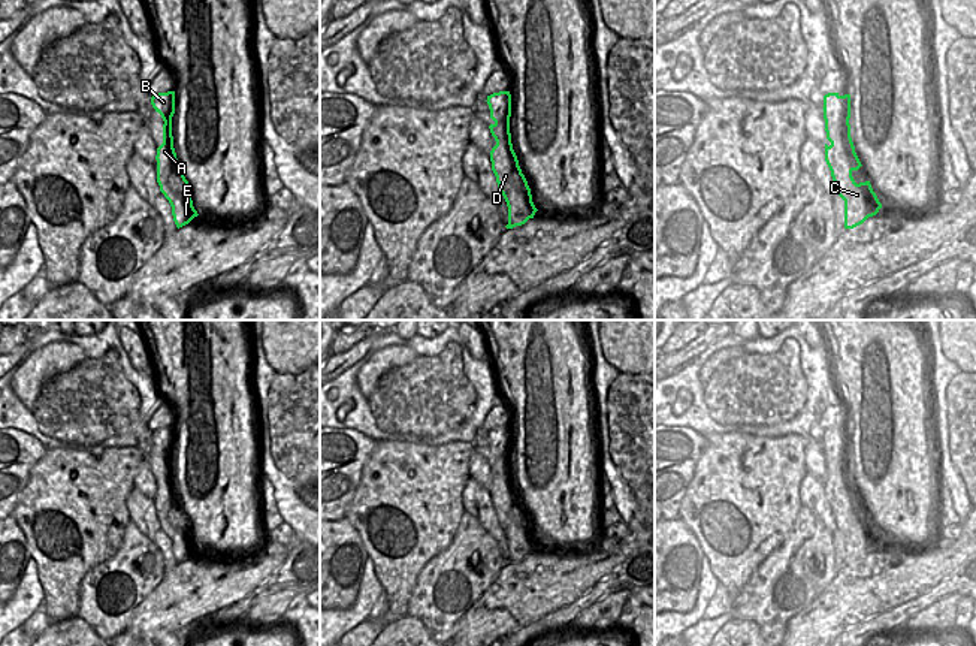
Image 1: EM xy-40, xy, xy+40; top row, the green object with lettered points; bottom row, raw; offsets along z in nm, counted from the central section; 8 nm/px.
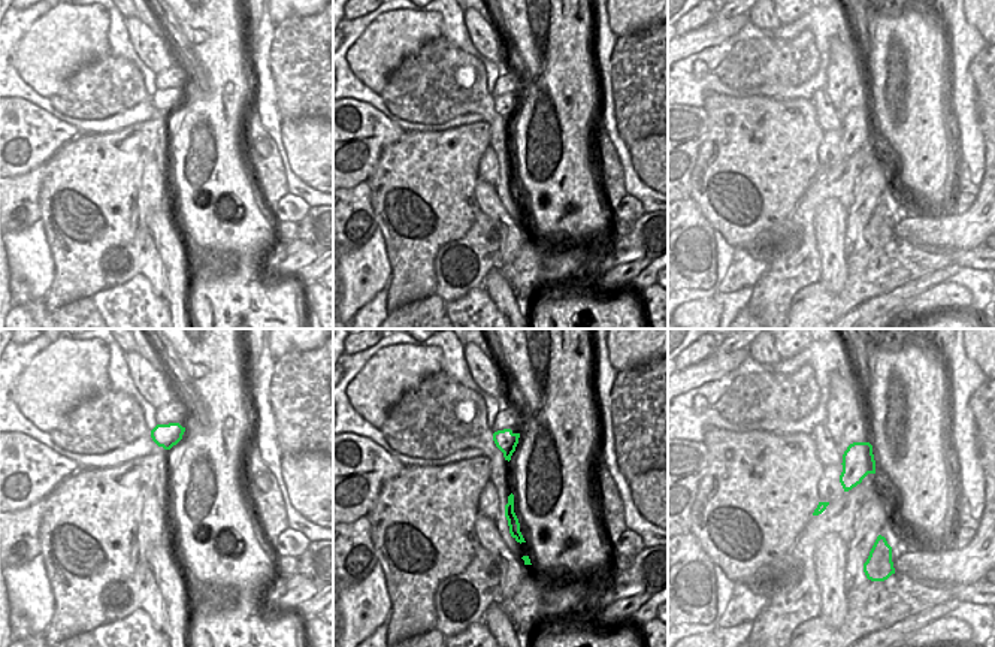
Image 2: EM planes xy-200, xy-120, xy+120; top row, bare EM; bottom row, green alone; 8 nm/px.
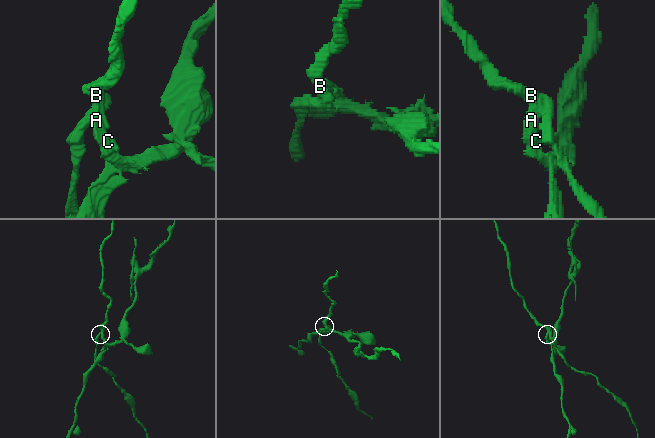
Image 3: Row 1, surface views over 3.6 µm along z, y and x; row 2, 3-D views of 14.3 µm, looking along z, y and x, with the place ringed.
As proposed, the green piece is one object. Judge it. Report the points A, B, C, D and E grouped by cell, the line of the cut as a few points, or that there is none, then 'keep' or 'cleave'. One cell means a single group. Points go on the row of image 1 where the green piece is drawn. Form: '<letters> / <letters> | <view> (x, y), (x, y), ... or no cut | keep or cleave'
A C D E / B | xy+40 (825, 127), (837, 127), (843, 133), (849, 133) | cleave

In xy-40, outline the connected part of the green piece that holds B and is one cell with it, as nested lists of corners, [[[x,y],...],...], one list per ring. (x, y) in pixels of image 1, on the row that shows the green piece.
[[[175,91],[158,93],[151,97],[151,105],[164,123],[172,123],[175,114]]]

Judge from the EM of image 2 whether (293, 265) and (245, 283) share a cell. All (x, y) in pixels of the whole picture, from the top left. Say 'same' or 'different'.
different

